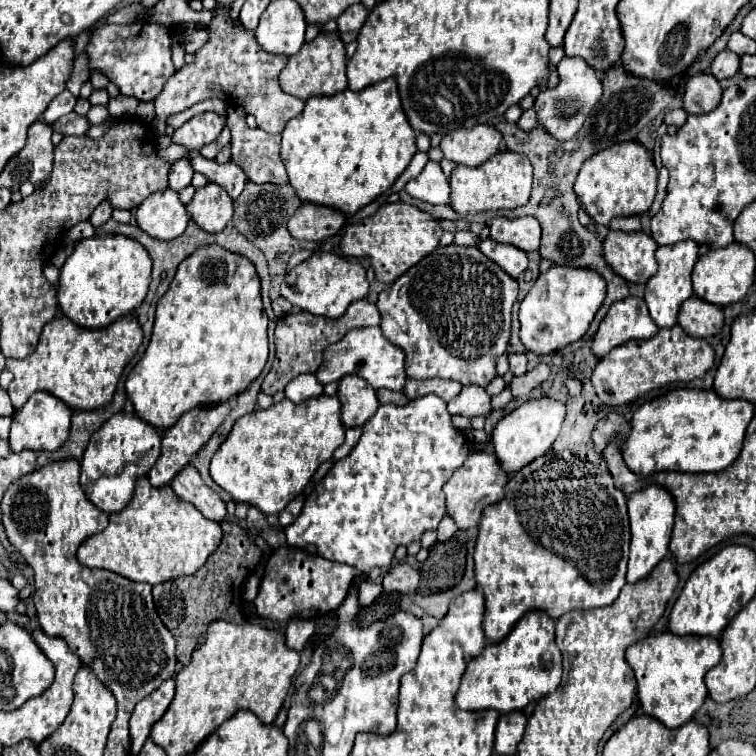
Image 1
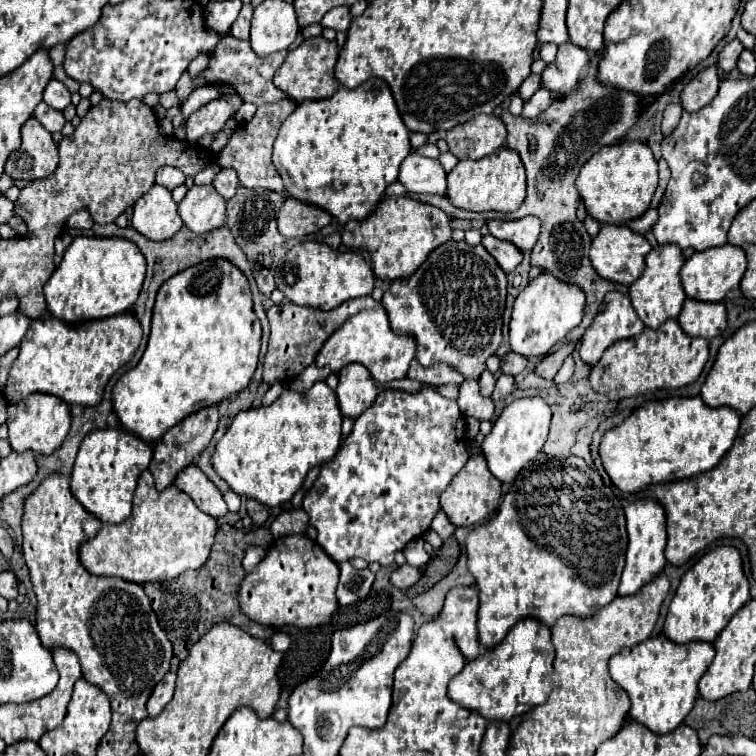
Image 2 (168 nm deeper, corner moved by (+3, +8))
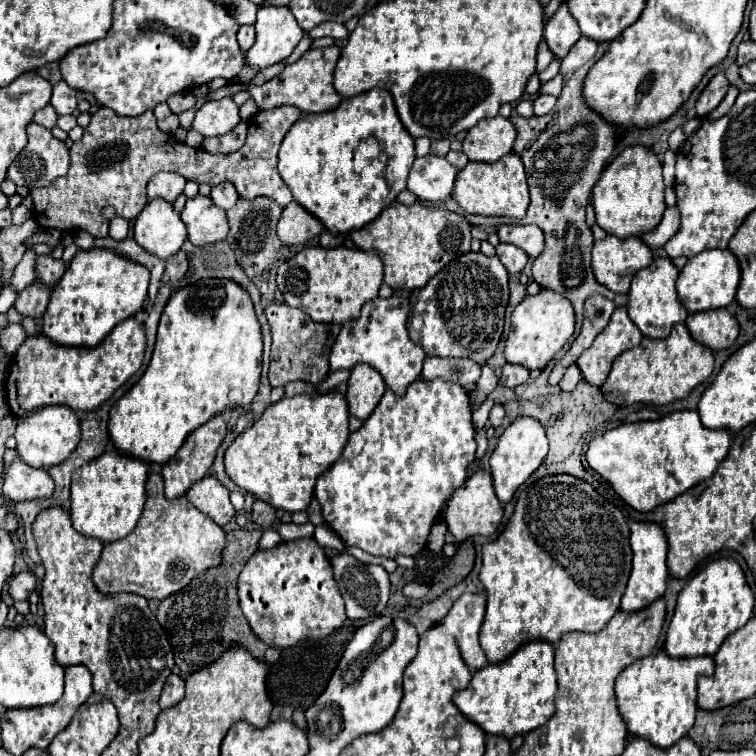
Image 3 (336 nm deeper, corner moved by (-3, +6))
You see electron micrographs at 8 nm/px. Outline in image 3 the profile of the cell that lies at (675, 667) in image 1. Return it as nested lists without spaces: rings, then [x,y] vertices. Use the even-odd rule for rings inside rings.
[[[664,650],[650,654],[620,672],[616,678],[618,712],[632,736],[644,738],[658,748],[670,748],[684,738],[696,716],[696,688],[698,676],[712,676],[714,660],[698,658],[670,658]]]

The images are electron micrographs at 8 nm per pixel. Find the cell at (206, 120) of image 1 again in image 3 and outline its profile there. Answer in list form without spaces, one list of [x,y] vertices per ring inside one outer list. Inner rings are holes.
[[[226,96],[222,100],[206,102],[196,112],[192,128],[198,130],[202,136],[222,136],[234,130],[240,122],[240,108],[234,104],[230,96]]]

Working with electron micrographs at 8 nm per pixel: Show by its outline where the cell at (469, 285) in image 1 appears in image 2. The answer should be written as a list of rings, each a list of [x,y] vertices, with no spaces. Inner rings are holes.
[[[450,240],[430,252],[424,264],[408,276],[398,278],[384,292],[382,304],[388,312],[390,326],[396,334],[408,334],[416,340],[416,360],[422,366],[432,366],[444,362],[464,378],[478,378],[486,370],[486,358],[496,352],[502,342],[502,314],[506,306],[506,274],[488,254],[488,250],[478,246],[468,246],[464,240]]]

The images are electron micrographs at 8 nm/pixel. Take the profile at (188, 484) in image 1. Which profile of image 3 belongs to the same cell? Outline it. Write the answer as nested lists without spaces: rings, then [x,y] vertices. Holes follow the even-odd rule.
[[[206,476],[186,492],[186,498],[206,516],[210,516],[218,526],[228,524],[236,510],[230,504],[230,492],[214,476]]]

